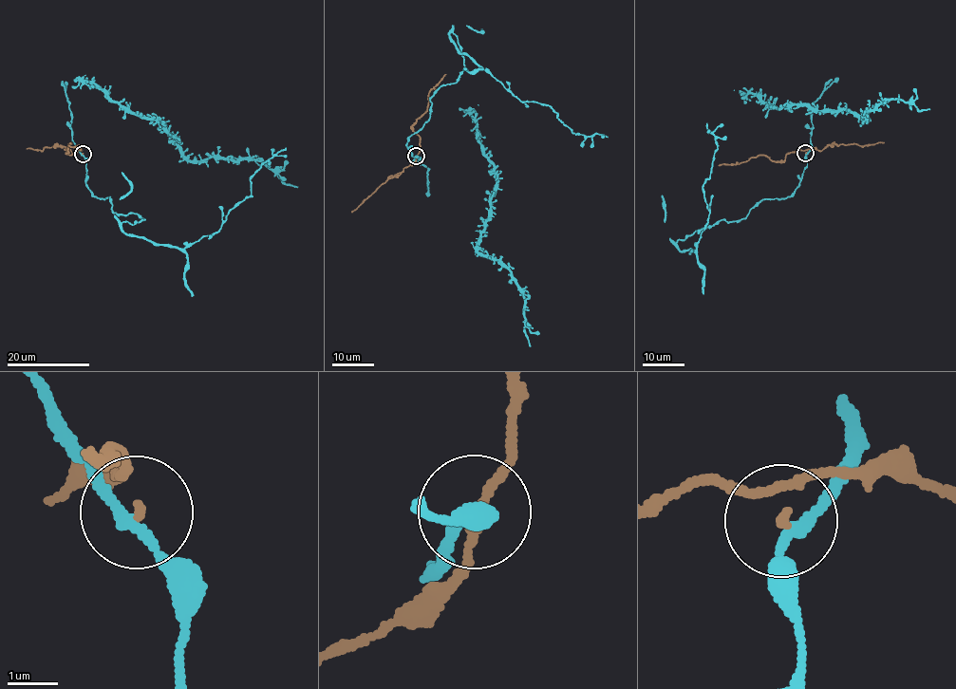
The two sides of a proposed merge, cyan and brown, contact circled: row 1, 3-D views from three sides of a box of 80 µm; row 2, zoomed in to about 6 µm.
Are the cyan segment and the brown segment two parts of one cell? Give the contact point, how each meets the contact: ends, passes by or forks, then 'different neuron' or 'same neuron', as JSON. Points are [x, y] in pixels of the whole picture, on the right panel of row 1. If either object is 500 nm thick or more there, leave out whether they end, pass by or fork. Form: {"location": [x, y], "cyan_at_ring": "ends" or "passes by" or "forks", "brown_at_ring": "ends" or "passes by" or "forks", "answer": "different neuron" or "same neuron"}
{"location": [805, 153], "cyan_at_ring": "passes by", "brown_at_ring": "passes by", "answer": "different neuron"}

